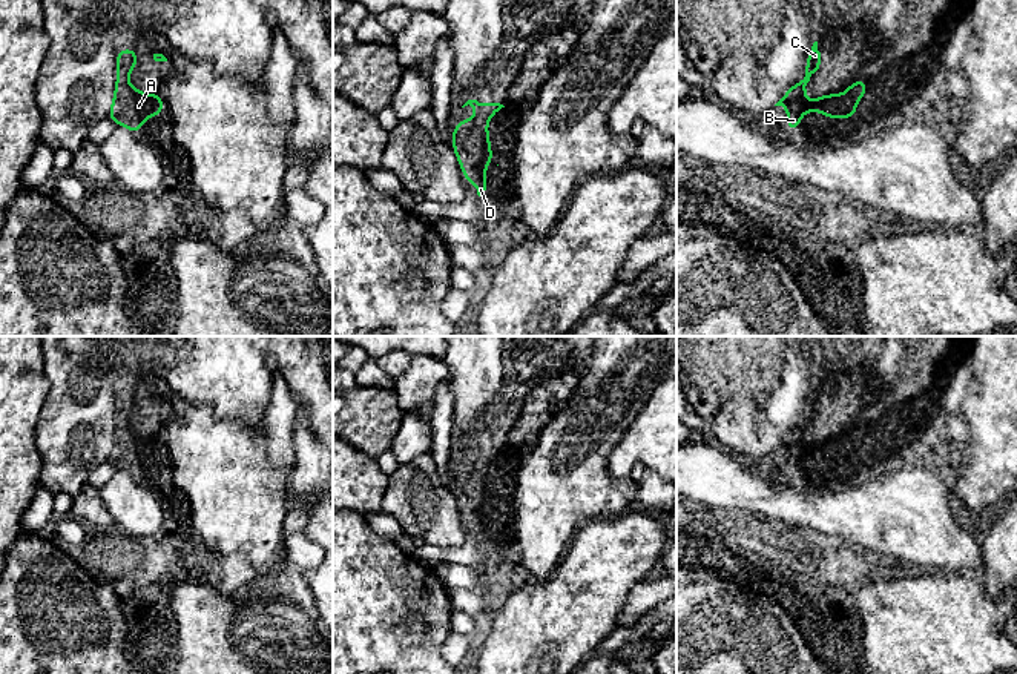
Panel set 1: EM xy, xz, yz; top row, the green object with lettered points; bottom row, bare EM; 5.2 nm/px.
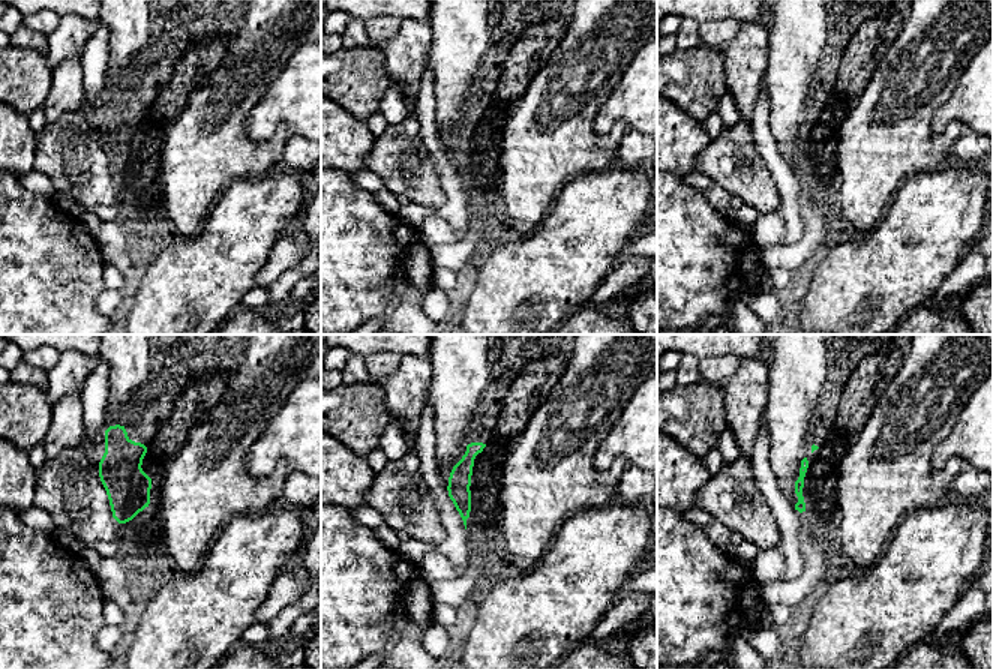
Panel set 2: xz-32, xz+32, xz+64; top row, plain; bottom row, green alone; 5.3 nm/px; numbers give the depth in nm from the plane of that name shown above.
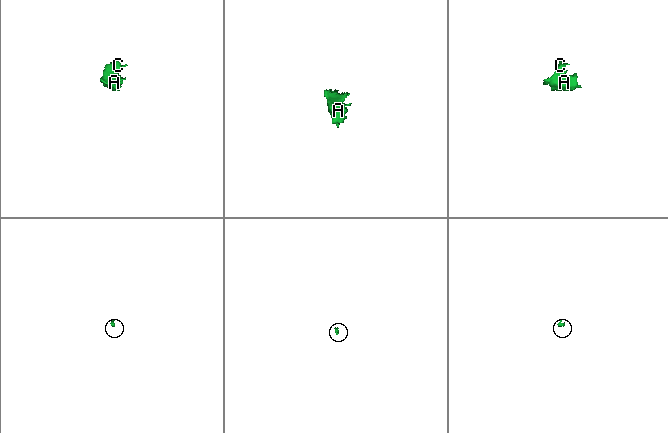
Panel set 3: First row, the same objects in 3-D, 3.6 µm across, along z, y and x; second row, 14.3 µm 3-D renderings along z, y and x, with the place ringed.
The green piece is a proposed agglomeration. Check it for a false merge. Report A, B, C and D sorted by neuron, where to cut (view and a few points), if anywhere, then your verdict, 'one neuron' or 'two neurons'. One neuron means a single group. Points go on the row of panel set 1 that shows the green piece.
A B C D | no cut | one neuron

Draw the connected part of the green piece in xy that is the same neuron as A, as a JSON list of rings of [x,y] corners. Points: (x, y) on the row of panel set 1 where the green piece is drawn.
[[[132,48],[117,52],[115,61],[117,83],[107,118],[138,134],[147,118],[160,115],[164,111],[164,101],[160,94],[137,91],[127,81],[132,68],[138,64],[138,54]]]

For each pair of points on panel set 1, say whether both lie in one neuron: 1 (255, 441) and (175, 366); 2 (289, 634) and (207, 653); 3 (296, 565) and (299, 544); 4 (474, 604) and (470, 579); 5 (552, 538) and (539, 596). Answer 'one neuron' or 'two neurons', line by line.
1: two neurons
2: one neuron
3: one neuron
4: two neurons
5: two neurons

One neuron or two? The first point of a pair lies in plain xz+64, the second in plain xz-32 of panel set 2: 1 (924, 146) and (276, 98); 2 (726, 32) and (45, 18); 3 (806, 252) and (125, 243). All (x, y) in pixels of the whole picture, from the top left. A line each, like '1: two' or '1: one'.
1: two
2: one
3: two

